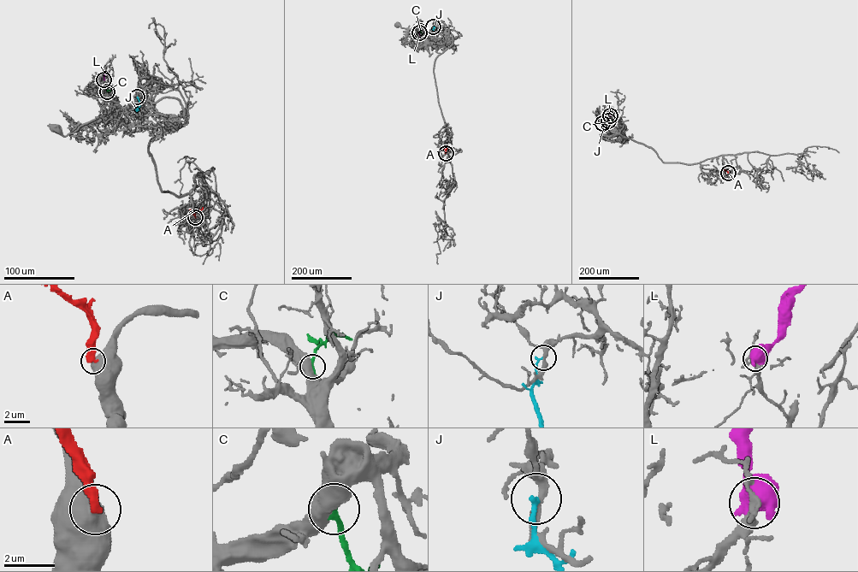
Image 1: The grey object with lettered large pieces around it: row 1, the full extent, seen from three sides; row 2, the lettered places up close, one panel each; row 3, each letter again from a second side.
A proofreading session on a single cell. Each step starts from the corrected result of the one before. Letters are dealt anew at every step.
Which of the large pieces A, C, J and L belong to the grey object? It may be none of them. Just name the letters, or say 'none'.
none

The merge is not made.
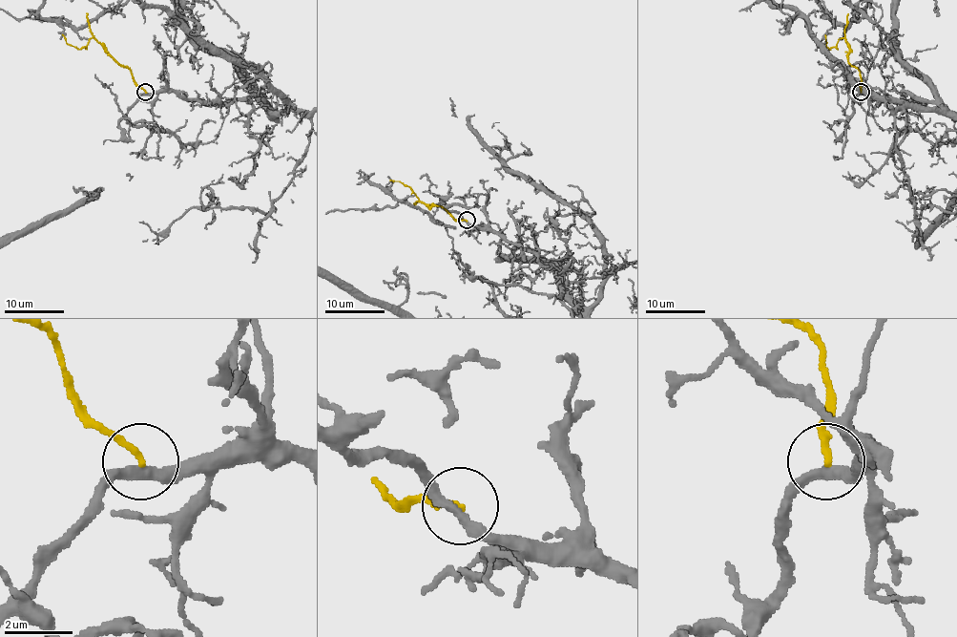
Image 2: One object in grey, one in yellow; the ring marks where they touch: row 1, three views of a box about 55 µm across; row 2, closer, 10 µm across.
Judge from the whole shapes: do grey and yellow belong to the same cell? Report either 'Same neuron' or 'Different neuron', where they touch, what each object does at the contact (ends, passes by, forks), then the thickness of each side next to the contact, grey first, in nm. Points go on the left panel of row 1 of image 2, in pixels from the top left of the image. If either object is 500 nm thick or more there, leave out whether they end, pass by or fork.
Different neuron. Place: (145, 92). At the ring grey passes by. At the ring yellow ends. Thickness 320 nm (grey) against 200 nm

